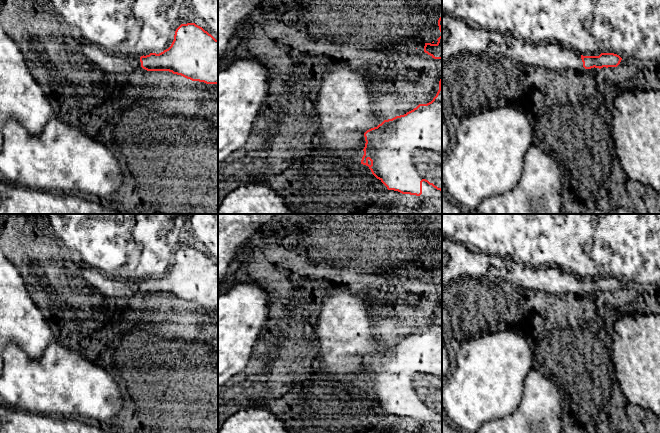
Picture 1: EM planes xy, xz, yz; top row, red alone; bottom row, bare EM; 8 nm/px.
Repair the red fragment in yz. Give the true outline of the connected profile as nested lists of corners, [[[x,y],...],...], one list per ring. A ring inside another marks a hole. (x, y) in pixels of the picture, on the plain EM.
[[[601,277],[599,280],[583,280],[581,279],[583,291],[585,293],[617,291],[622,282],[614,277]]]

